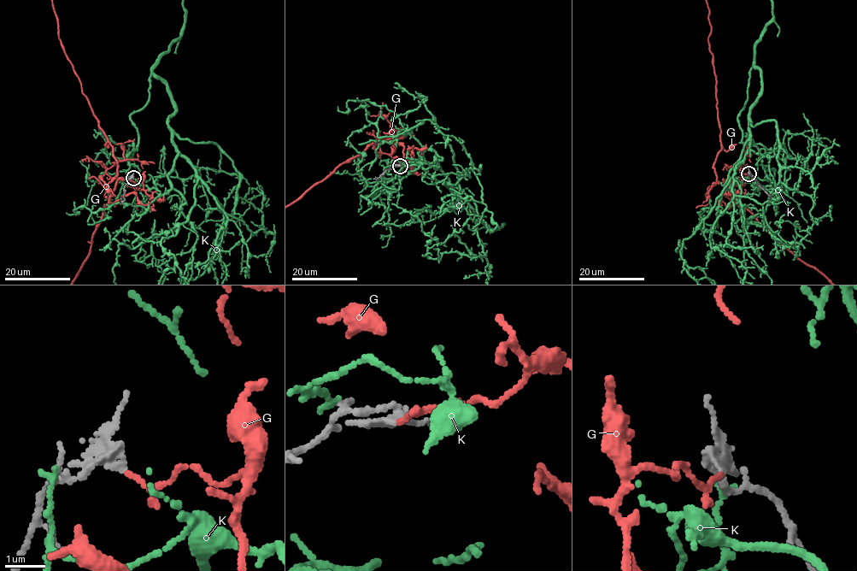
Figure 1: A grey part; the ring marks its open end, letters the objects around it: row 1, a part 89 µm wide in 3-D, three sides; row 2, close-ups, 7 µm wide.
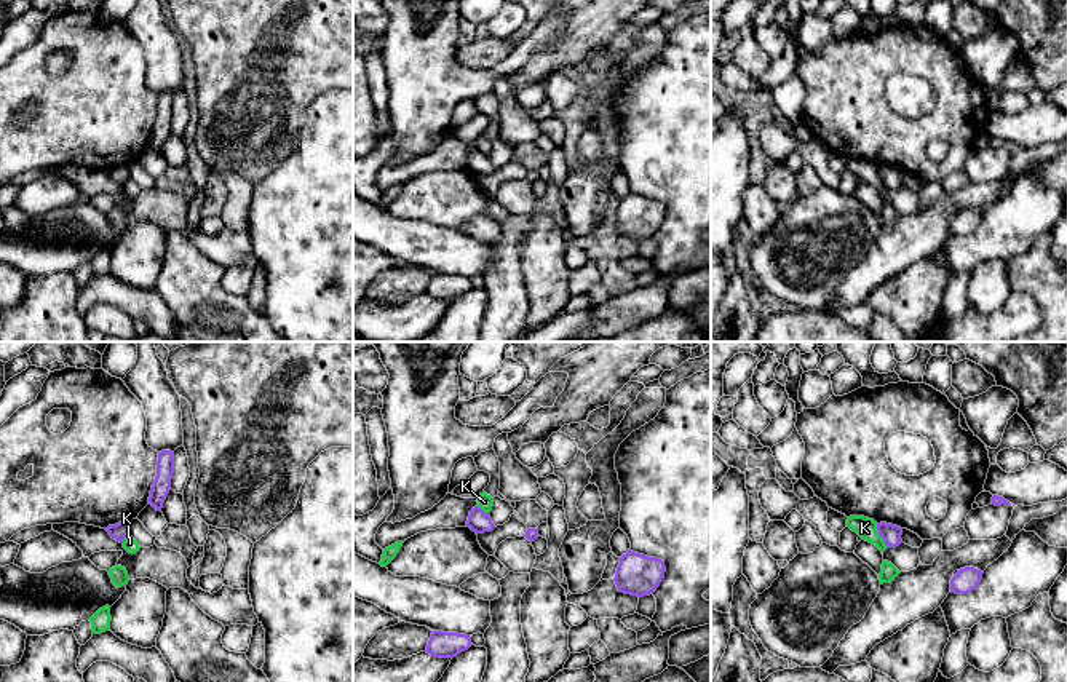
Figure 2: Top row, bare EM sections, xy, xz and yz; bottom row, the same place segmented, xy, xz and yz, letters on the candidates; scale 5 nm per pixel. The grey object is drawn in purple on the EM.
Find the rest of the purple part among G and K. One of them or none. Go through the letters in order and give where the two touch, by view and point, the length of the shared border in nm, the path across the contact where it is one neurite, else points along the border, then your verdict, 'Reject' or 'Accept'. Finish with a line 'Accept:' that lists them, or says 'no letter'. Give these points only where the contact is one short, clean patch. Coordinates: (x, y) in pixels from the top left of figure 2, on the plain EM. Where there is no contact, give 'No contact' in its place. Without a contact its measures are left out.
G: No contact. Accept
K: Touches purple at yz (880, 178). Shared border 140 nm. Boundary: yz (876, 166), (877, 176), (887, 190). Reject
Accept: G

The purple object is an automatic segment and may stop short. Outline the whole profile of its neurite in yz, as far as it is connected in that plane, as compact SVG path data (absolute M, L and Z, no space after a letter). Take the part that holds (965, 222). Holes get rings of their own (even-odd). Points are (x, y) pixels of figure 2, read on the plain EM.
M974 209L960 211L950 222L950 233L955 236L968 236L978 230L982 222L981 212Z

